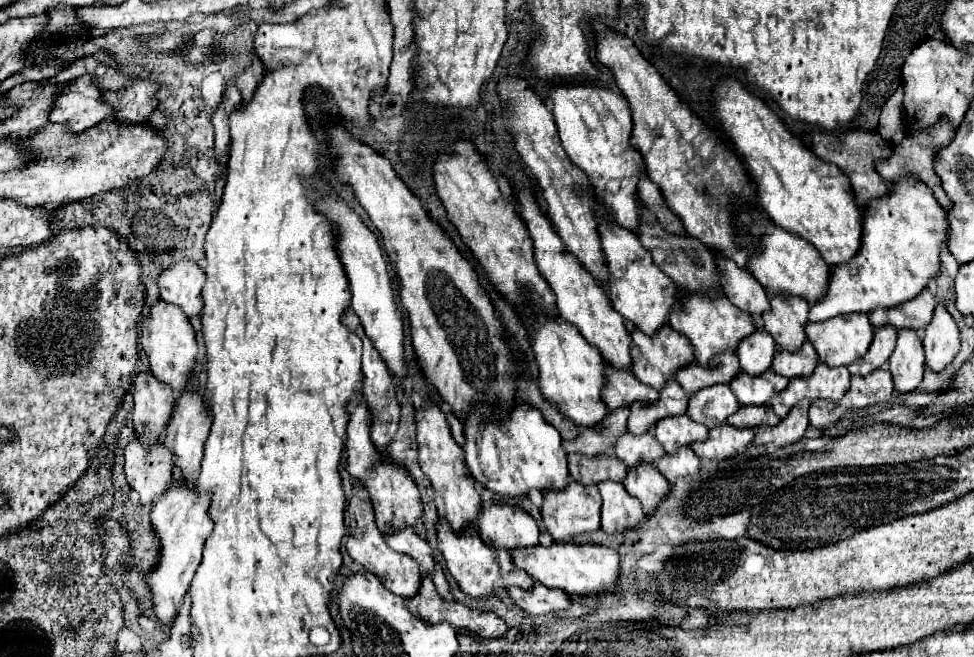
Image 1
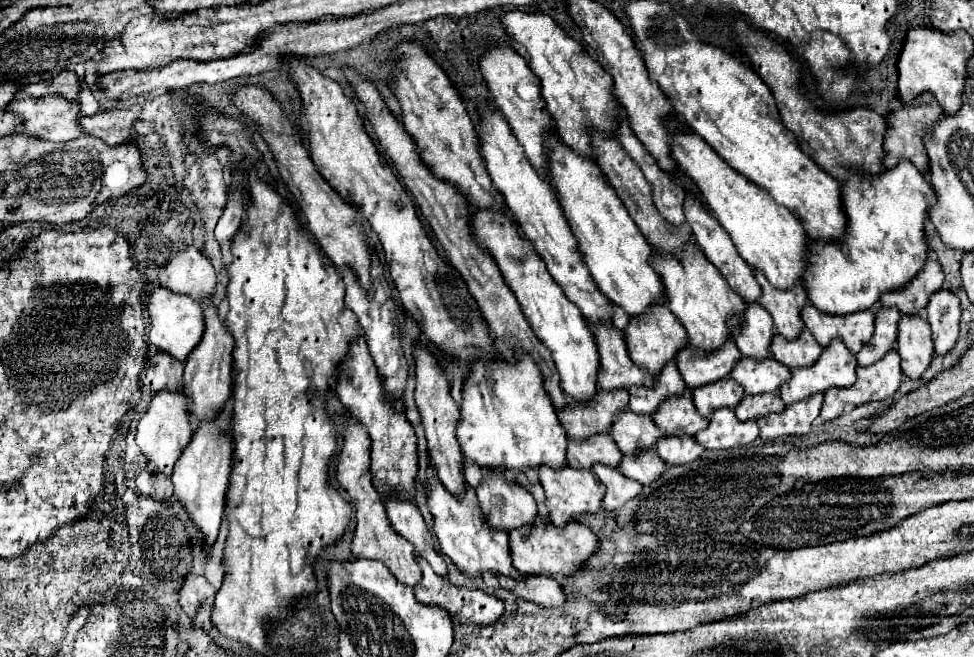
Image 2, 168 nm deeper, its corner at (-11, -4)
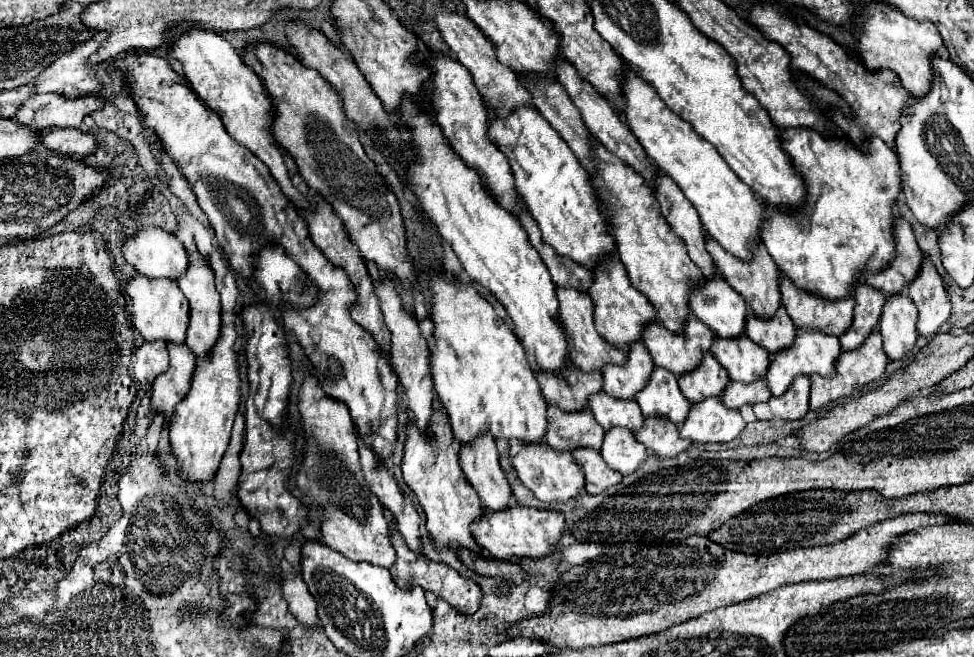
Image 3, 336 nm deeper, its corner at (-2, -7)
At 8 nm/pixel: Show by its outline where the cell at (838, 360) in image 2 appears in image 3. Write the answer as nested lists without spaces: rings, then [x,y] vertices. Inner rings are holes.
[[[796,329],[794,343],[788,349],[782,349],[780,353],[774,353],[770,357],[770,367],[768,367],[768,373],[766,373],[766,381],[770,385],[772,395],[776,395],[776,397],[782,395],[792,385],[796,375],[810,377],[810,375],[818,373],[822,377],[832,377],[838,353],[840,353],[838,337],[820,333],[818,329]]]

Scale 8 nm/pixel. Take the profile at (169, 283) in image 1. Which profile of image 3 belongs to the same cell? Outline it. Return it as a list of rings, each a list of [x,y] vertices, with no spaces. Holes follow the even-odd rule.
[[[146,227],[132,235],[122,245],[122,255],[146,277],[178,279],[188,265],[188,255],[178,237],[158,227]]]

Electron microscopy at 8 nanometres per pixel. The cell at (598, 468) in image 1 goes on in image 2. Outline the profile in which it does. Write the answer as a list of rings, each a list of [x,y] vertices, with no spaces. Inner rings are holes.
[[[607,434],[607,438],[595,438],[595,442],[587,442],[587,446],[575,446],[575,442],[567,446],[567,464],[577,470],[591,470],[595,464],[619,468],[621,458],[623,454],[619,454],[611,434]]]

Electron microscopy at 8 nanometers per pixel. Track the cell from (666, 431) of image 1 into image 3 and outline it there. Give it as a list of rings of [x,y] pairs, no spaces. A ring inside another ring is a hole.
[[[654,367],[648,383],[634,397],[646,417],[662,417],[676,425],[686,419],[690,401],[682,395],[676,375],[668,369]]]

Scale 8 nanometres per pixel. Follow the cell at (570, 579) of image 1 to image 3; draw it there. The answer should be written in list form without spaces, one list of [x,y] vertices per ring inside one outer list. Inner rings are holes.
[[[510,503],[508,507],[500,511],[490,511],[484,509],[482,517],[470,525],[472,537],[476,543],[486,549],[490,557],[498,559],[520,559],[520,557],[544,557],[552,547],[558,543],[564,531],[564,515],[558,511],[548,511],[548,509],[538,509],[538,507],[528,507],[520,503]]]

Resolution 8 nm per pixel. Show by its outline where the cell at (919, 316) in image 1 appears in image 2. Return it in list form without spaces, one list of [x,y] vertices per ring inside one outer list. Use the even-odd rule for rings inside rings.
[[[929,258],[927,266],[923,268],[923,274],[911,282],[907,290],[899,290],[899,294],[883,294],[879,300],[883,308],[897,308],[901,314],[915,316],[923,314],[923,310],[929,304],[929,298],[943,288],[943,270],[941,266]]]

